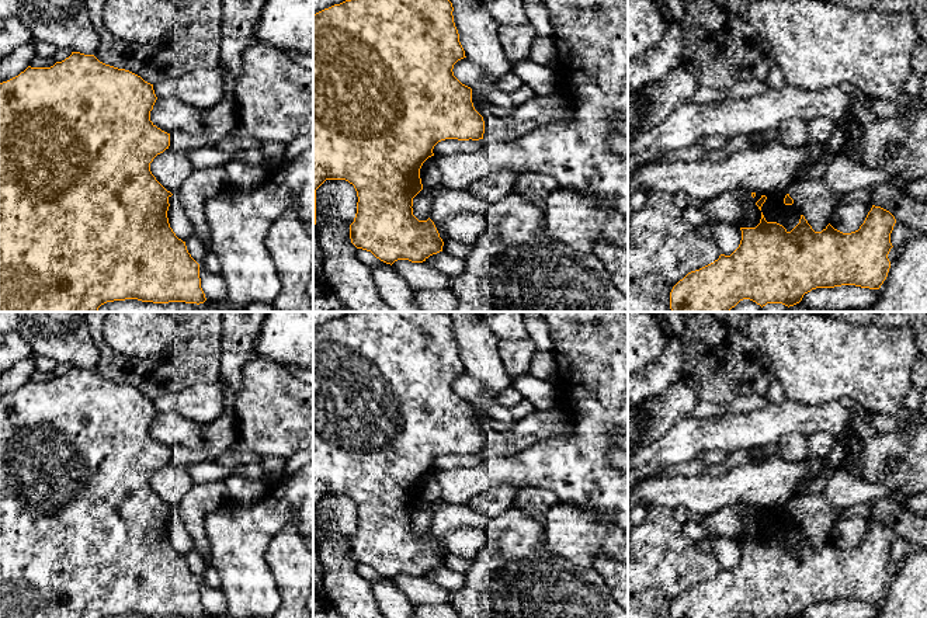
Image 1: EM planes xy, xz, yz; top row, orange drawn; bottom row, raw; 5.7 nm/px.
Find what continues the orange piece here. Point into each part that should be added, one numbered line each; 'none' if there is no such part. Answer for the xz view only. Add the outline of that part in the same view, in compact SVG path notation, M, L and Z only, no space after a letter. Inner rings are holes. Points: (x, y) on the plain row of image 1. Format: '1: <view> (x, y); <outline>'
none

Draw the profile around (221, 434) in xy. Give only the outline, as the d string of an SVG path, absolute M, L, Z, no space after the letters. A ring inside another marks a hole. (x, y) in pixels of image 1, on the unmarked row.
M223 412L216 420L202 426L202 438L206 445L205 449L192 451L183 445L170 448L170 464L188 468L198 462L213 462L237 440L237 419L236 414Z

